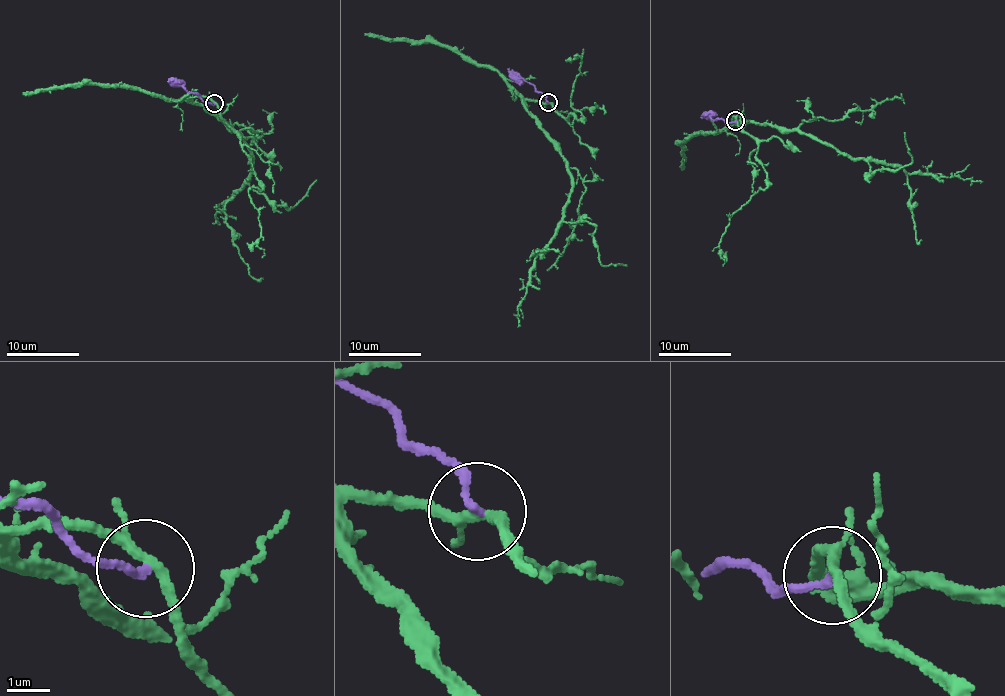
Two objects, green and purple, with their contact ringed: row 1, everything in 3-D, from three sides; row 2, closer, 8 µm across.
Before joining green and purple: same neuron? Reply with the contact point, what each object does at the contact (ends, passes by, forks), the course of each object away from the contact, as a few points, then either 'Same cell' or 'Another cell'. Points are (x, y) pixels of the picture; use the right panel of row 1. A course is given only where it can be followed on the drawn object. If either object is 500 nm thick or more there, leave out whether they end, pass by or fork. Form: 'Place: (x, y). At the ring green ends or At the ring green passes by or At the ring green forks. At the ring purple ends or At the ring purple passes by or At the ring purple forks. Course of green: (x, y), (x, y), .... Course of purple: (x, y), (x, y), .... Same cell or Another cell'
Place: (735, 121). At the ring green forks. At the ring purple ends. Course of green: (735, 120), (734, 116), (734, 120), (812, 134), (854, 158), (897, 164), (907, 177), (917, 241), (921, 239). Course of purple: (735, 120), (727, 124), (720, 119), (714, 121), (700, 117). Another cell

